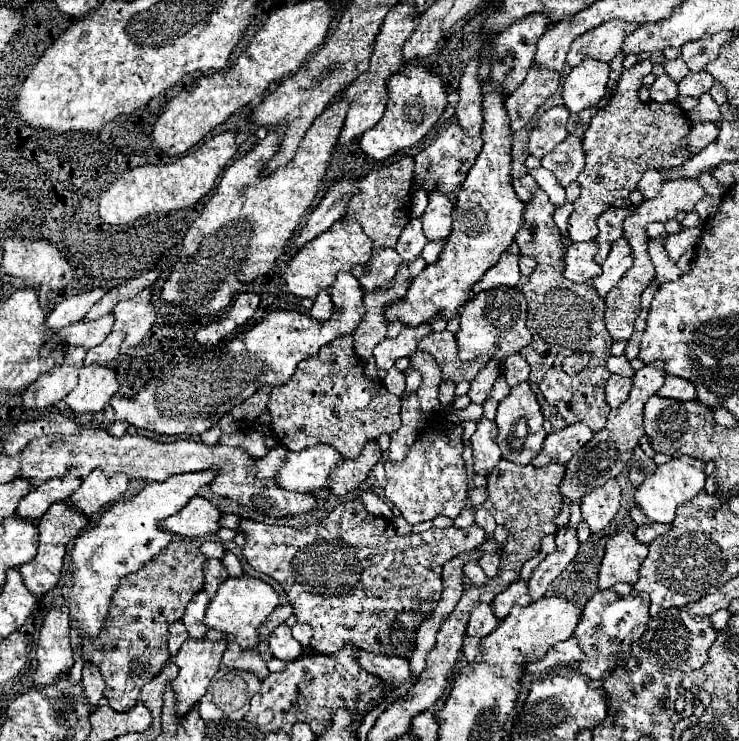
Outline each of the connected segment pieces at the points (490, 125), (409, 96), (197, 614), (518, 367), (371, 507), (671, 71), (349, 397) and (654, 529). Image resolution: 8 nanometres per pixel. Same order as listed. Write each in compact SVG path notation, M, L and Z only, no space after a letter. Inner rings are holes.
M489 60L481 62L483 78L483 150L469 170L461 190L457 194L457 206L453 208L453 230L445 240L439 260L427 266L411 284L405 298L387 308L385 318L389 322L401 320L407 326L419 326L433 318L453 318L457 308L469 300L471 286L481 280L485 270L497 264L501 254L513 242L523 220L523 202L511 188L511 130L509 116L505 112L501 92L489 80Z
M405 64L399 72L395 72L387 80L387 106L383 118L361 136L361 150L375 158L375 160L385 160L397 150L405 150L415 146L439 120L441 112L447 106L447 92L443 82L429 74L423 66L415 64Z
M201 590L201 592L191 600L191 604L189 604L187 610L185 610L183 624L185 624L187 632L189 632L189 636L195 638L195 640L201 640L201 638L205 636L205 632L207 632L207 626L203 624L207 604L209 604L209 596Z
M511 354L505 358L505 380L509 386L517 386L525 382L529 376L529 364L521 358L521 354Z
M373 490L361 492L361 494L359 494L359 500L361 500L363 506L367 508L367 512L371 512L371 514L375 514L375 516L381 516L381 518L387 518L387 520L395 518L393 512L391 512L391 508L387 506L387 502L383 502Z
M675 58L675 60L663 60L663 68L665 68L665 74L669 74L675 82L679 82L681 78L685 78L691 70L687 68L687 64L681 60L681 58Z
M353 334L339 336L333 342L321 346L315 356L309 356L299 362L291 380L283 386L275 386L269 396L269 414L271 414L271 430L285 448L297 452L315 444L331 444L345 458L357 458L367 442L377 440L381 434L391 434L401 426L401 398L393 396L383 382L375 382L365 378L363 360L355 354Z
M653 522L653 524L647 524L647 526L639 526L637 530L635 530L635 538L641 542L641 544L649 544L649 542L653 542L657 536L661 536L661 534L665 534L667 532L667 524L657 524L657 522Z

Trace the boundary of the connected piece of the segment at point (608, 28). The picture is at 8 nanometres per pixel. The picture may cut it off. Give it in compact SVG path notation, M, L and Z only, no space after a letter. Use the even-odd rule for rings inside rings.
M609 20L579 38L573 40L569 54L567 54L567 64L577 66L585 56L593 56L601 62L611 62L619 54L619 46L623 42L623 36L627 32L633 32L637 24L621 22L621 20Z

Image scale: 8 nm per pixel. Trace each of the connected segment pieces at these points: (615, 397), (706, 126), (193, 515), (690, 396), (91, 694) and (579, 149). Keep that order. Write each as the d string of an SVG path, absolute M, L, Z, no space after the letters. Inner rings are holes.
M611 374L607 380L607 388L605 388L605 400L611 408L617 408L631 392L633 388L633 378L625 378L619 374Z
M697 122L691 130L691 134L687 136L685 144L689 144L693 154L697 154L699 150L703 150L707 144L711 144L717 138L717 132L719 132L719 128L715 122Z
M195 496L189 500L189 504L185 504L185 508L163 520L161 528L185 538L211 536L221 530L221 516L223 512L215 504L211 504L207 498Z
M667 376L665 384L657 392L661 398L675 398L675 400L695 400L695 386L689 380L677 378L677 376Z
M97 666L83 668L83 690L89 704L99 706L99 700L103 698L103 676Z
M569 134L553 152L549 152L545 156L543 166L553 170L559 183L566 188L581 173L581 160L585 160L583 142L581 142L581 138ZM547 160L553 160L553 162L547 162ZM561 166L565 166L565 168L561 168Z

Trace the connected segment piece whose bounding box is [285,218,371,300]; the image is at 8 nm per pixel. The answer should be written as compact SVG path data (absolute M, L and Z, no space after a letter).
M351 218L337 220L329 230L321 232L309 244L305 244L291 260L285 272L285 282L291 294L299 298L315 300L317 292L327 288L339 270L351 270L357 264L365 264L371 258L371 240L363 234L359 222Z

